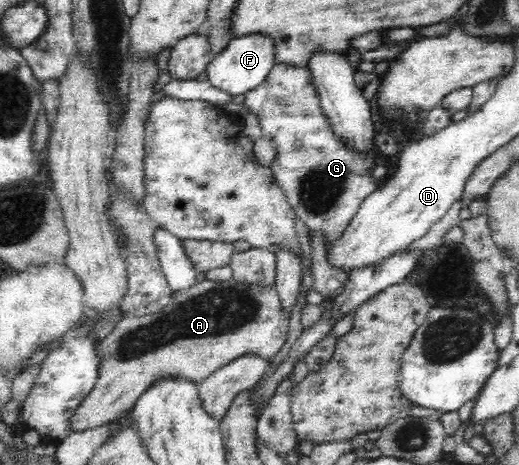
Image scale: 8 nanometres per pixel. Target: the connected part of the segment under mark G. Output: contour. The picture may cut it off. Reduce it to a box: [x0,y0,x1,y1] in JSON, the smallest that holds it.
[242,64,378,250]

